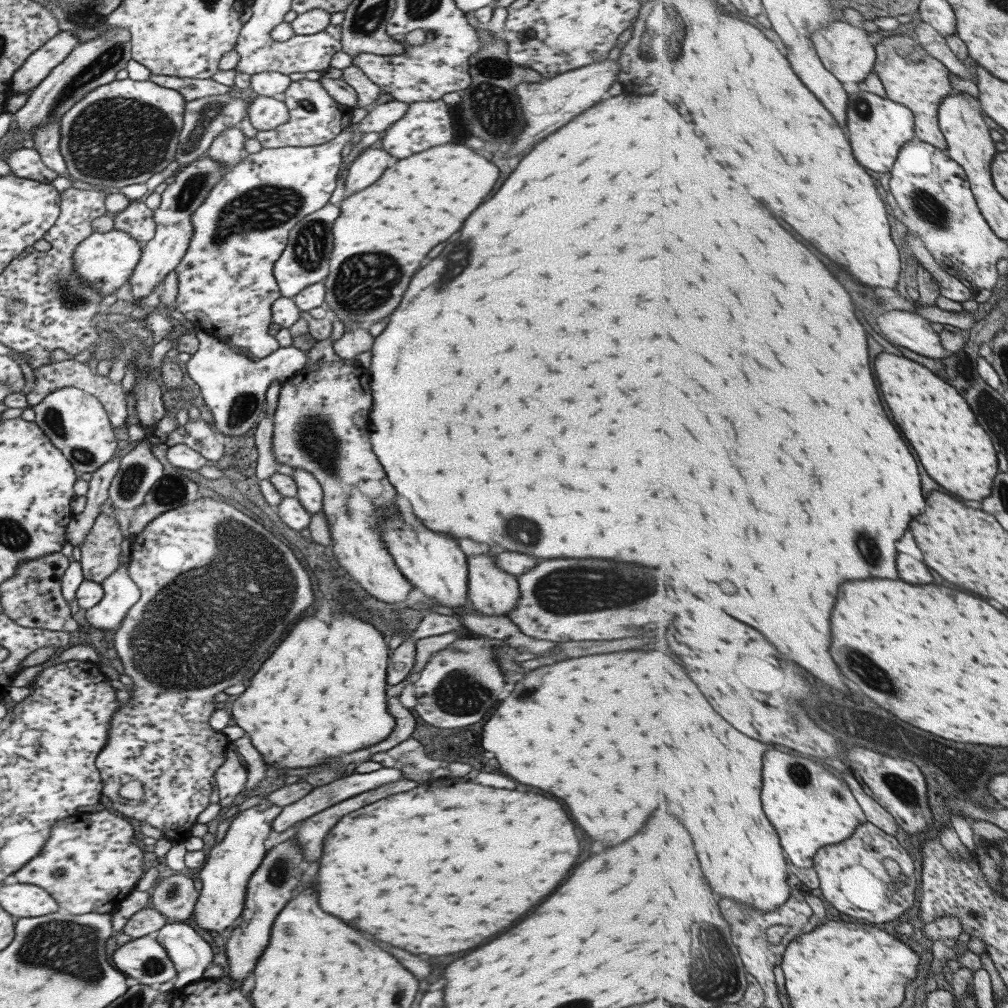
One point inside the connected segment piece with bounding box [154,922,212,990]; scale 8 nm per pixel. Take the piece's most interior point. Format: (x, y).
(190, 955)

